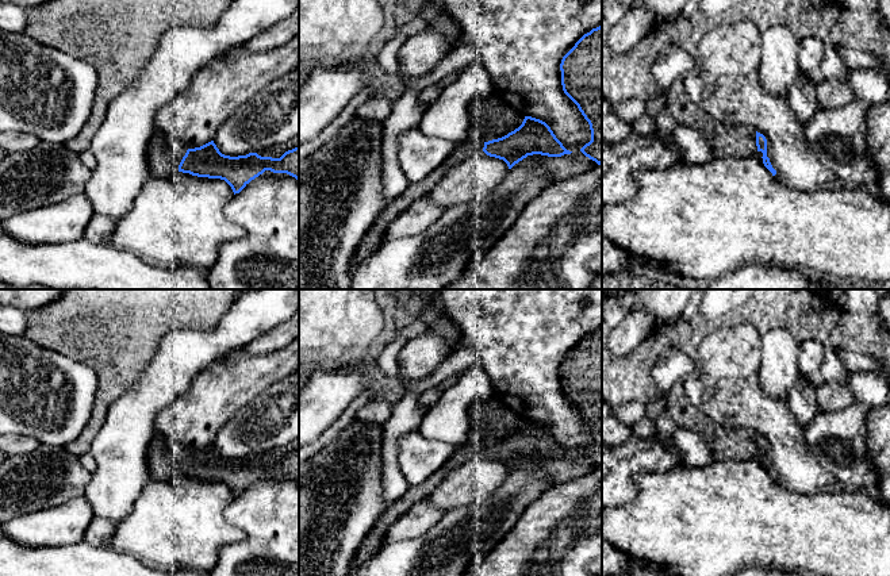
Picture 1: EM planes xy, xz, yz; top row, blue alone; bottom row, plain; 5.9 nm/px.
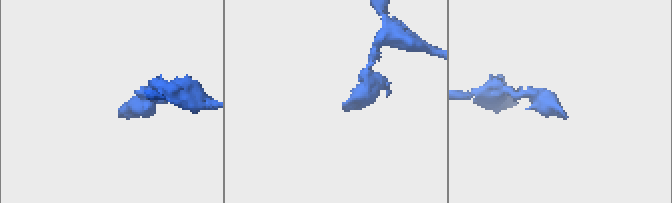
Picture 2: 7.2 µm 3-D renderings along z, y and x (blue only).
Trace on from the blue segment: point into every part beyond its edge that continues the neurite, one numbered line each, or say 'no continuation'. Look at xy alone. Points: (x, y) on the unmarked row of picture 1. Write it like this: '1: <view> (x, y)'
1: xy (161, 465)

